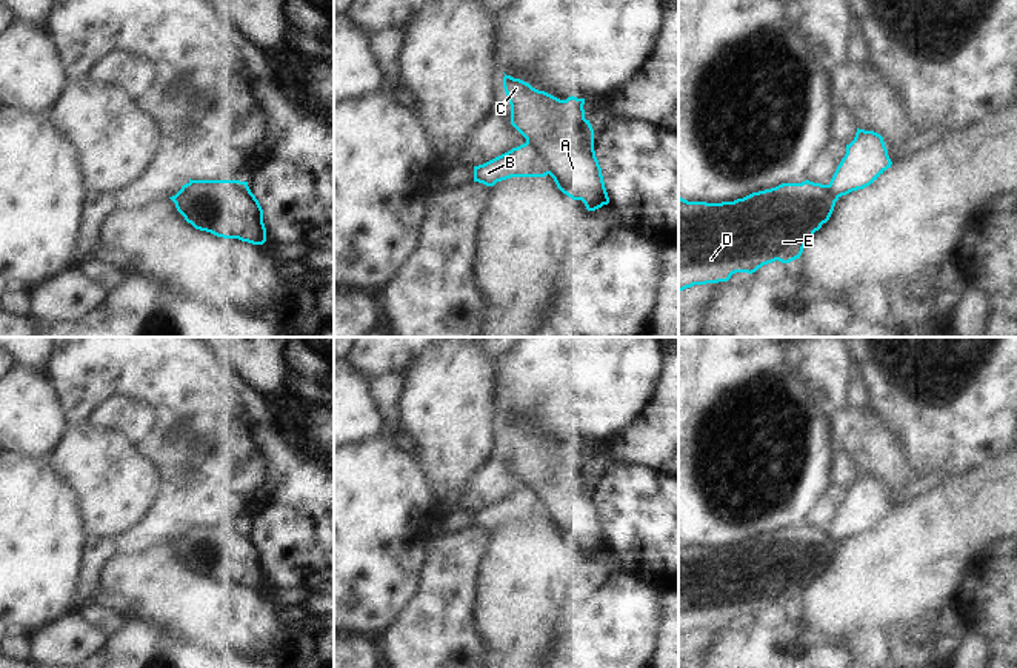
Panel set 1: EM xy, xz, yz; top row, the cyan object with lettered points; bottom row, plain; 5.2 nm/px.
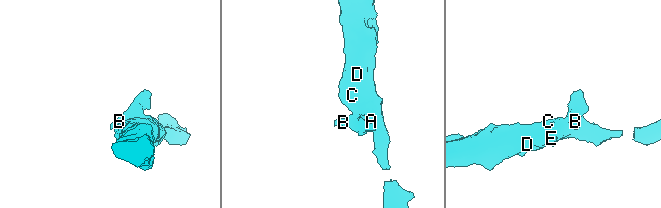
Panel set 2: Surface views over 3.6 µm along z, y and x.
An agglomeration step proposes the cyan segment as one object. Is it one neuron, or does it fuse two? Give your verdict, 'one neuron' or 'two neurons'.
two neurons

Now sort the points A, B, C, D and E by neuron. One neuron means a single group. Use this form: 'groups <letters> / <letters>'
groups A C D E / B

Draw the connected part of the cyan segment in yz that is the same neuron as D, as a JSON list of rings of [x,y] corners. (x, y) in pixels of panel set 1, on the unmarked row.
[[[809,525],[782,528],[734,546],[706,548],[679,542],[679,636],[728,626],[735,617],[752,619],[775,605],[789,608],[800,603],[806,586],[829,565],[837,545],[828,529]]]

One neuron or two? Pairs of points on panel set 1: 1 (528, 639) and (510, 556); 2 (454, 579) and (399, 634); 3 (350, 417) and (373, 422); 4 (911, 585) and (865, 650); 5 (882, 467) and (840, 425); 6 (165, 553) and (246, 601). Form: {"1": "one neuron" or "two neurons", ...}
{"1": "one neuron", "2": "one neuron", "3": "one neuron", "4": "two neurons", "5": "one neuron", "6": "one neuron"}

